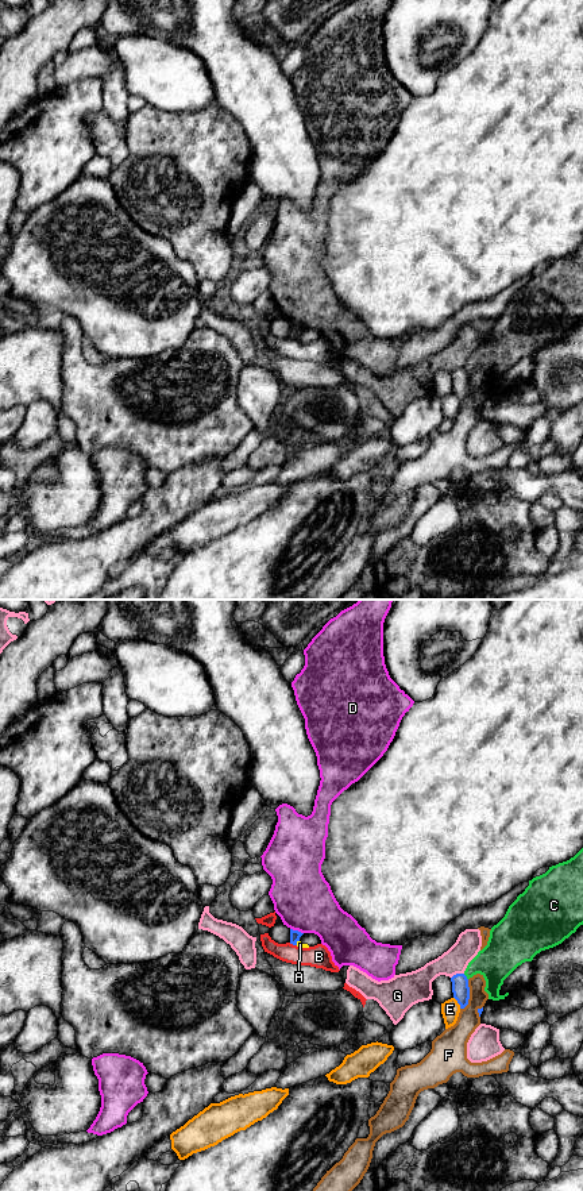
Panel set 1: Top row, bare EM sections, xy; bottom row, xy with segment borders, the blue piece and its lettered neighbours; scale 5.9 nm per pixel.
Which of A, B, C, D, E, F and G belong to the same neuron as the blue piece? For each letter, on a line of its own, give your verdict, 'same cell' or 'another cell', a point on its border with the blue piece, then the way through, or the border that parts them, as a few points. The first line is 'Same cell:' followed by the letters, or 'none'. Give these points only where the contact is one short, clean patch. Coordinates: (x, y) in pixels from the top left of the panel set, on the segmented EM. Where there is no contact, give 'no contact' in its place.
Same cell: none
A: another cell; contact xy (296, 943); border xy (298, 940), (296, 944)
B: another cell; contact xy (293, 944); border xy (289, 943), (296, 945)
C: another cell; contact xy (466, 976)
D: another cell; contact xy (297, 931)
E: another cell; contact xy (458, 1002)
F: another cell; contact xy (468, 995)
G: another cell; contact xy (456, 974)

